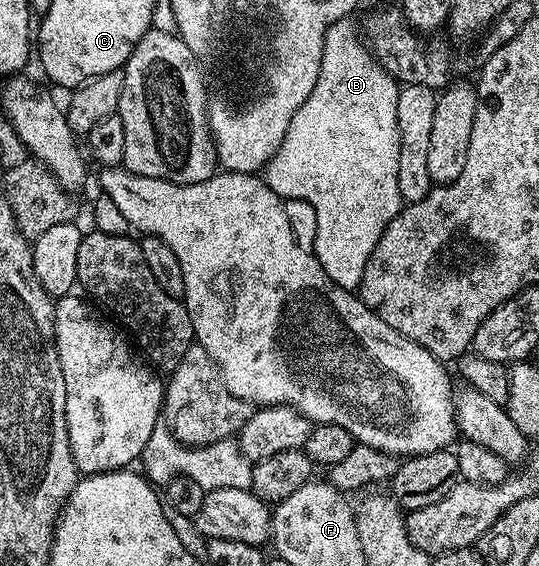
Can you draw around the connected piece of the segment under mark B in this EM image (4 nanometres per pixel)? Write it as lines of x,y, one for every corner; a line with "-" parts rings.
351,18
338,20
333,22
333,26
327,28
317,86
313,86
313,94
309,94
309,98
305,98
301,110
297,110
297,114
293,114
293,122
289,122
289,130
285,134
285,142
281,142
277,154
273,154
273,158
266,166
265,179
268,186
276,194
283,197
284,201
304,200
315,211
315,245
313,245
315,257
321,262
325,274
329,274
329,278
333,278
333,282
337,282
337,286
355,290
358,289
360,282
363,280
365,266
369,262
377,242
381,242
381,234
385,234
389,222
393,222
393,218
397,218
397,214
403,211
405,201
401,194
401,186
397,186
397,158
399,157
397,98
399,97
400,85
381,67
378,60
371,55
371,49
361,39
360,29
357,27
357,24
355,28
353,21
354,19

